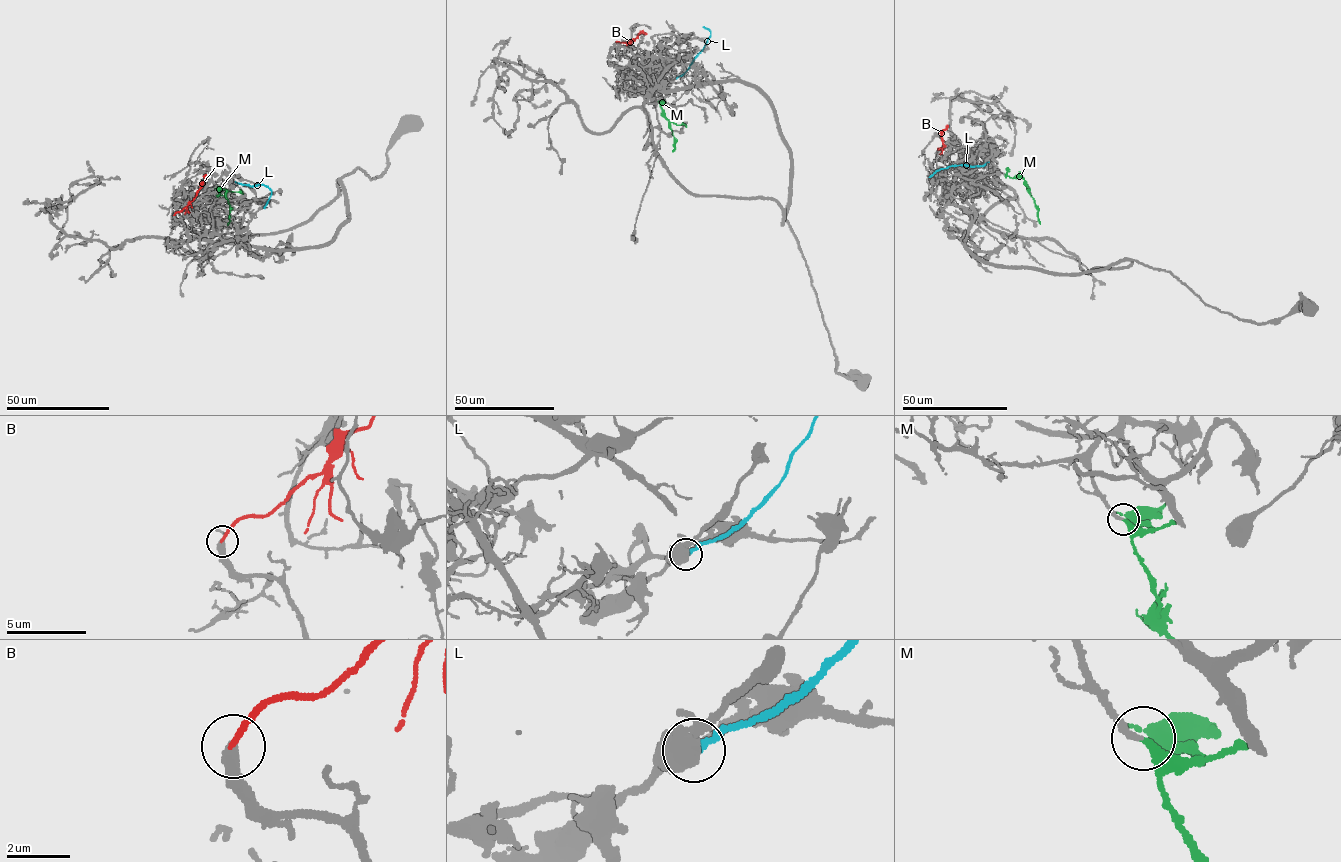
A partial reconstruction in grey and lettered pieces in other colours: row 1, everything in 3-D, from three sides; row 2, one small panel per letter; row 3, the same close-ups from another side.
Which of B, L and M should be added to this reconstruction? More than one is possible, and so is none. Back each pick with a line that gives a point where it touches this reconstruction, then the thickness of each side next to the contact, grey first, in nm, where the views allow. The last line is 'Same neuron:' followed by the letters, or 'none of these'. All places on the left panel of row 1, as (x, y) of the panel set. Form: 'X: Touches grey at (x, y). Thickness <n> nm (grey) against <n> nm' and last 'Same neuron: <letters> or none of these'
M: Touches grey at (216, 195). Thickness 240 nm (grey) against 340 nm
Same neuron: M

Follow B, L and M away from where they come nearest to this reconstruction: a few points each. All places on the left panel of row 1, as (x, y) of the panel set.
B: (174, 215), (193, 200), (206, 174)
L: (235, 181), (268, 186), (272, 192), (264, 208)
M: (215, 195), (225, 190), (230, 208), (227, 225)

